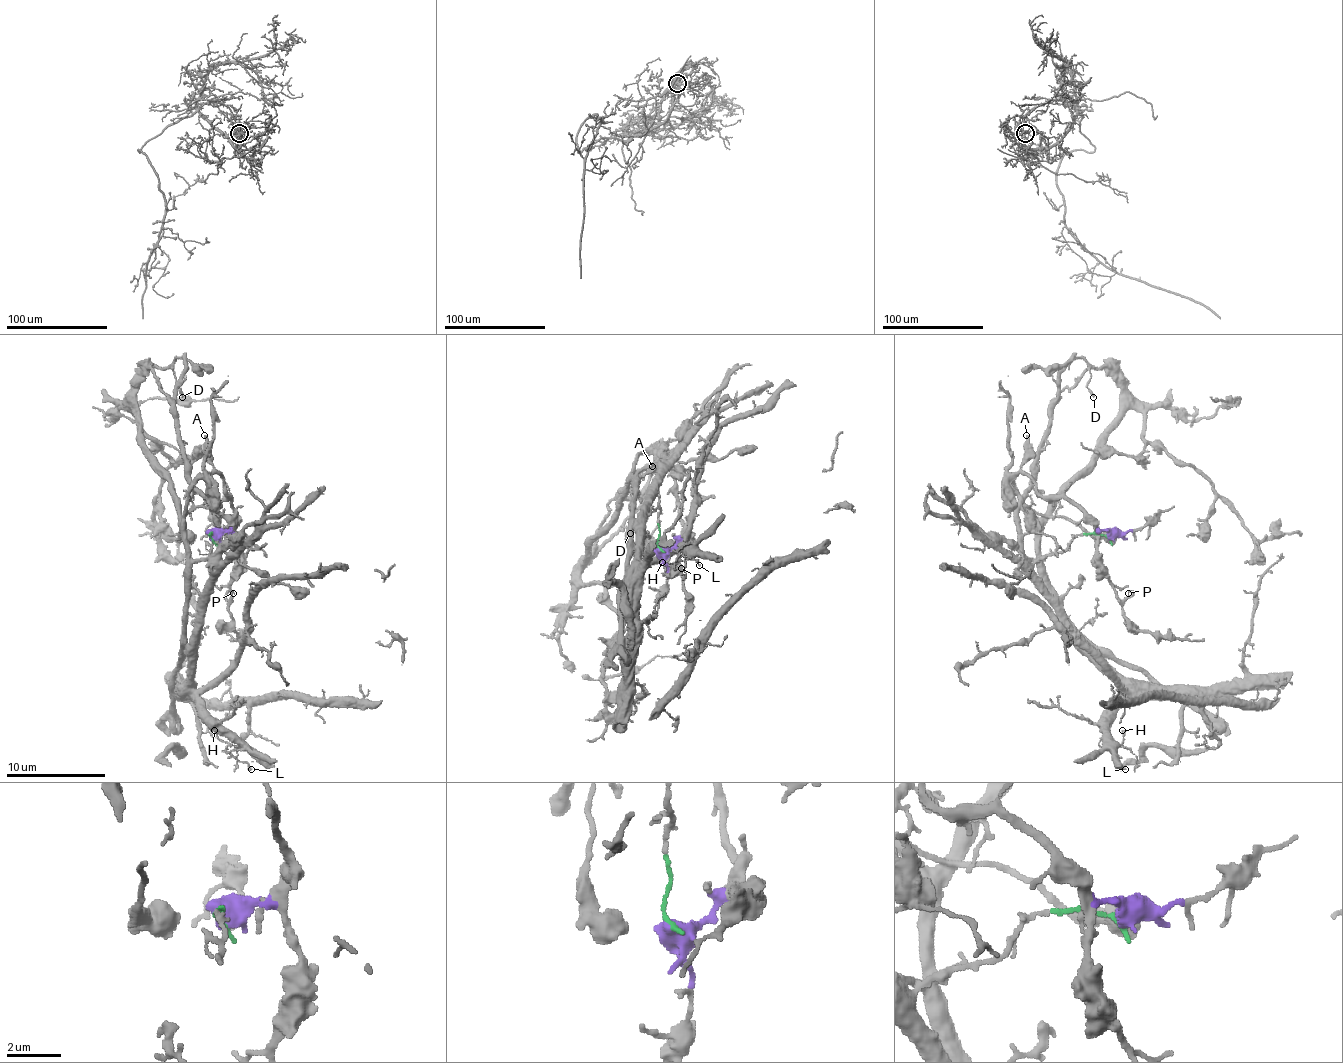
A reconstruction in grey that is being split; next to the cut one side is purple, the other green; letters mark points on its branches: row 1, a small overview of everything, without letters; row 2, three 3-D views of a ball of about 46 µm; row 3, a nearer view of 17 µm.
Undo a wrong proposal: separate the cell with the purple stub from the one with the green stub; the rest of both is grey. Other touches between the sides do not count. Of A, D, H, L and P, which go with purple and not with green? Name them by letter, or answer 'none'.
A, D, P

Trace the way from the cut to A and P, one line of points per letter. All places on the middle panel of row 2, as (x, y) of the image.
A: (659, 549), (669, 549), (681, 536), (676, 484), (671, 472), (662, 462), (652, 467)
P: (659, 549), (669, 549), (676, 541), (689, 539), (679, 549), (674, 569), (676, 574), (681, 569)

